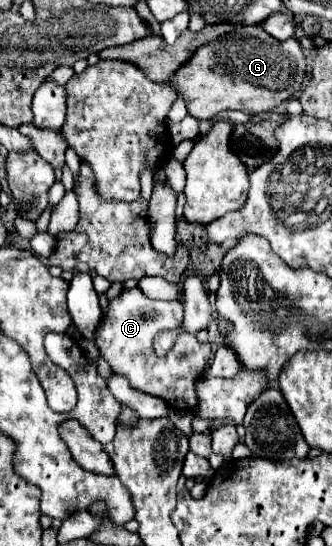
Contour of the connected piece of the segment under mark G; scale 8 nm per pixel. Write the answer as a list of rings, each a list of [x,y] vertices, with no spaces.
[[[251,25],[237,27],[237,31],[199,47],[193,59],[175,73],[171,85],[183,95],[189,115],[213,119],[227,109],[239,109],[249,115],[273,111],[301,91],[305,73],[307,61],[297,39],[277,41],[259,25]]]

